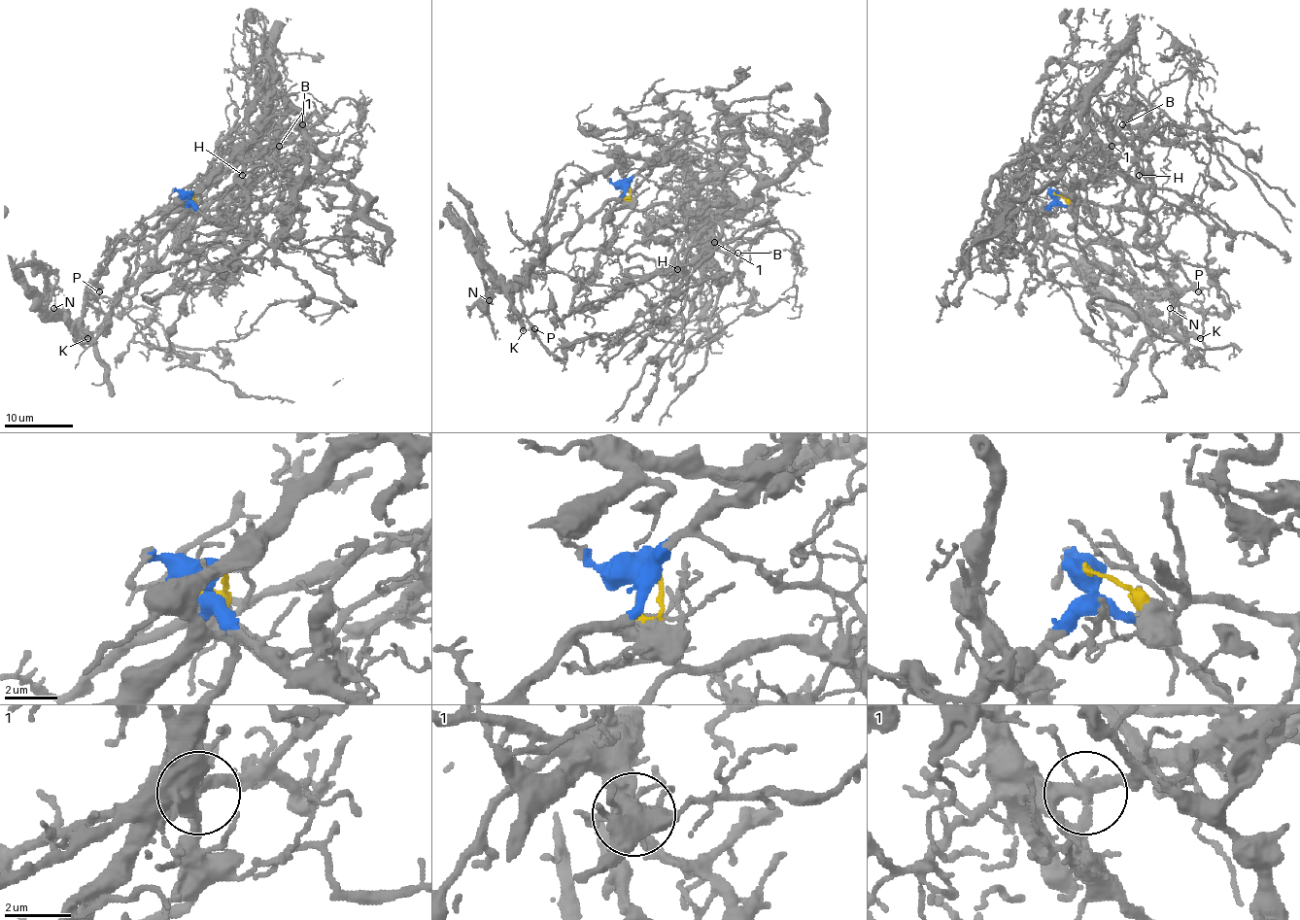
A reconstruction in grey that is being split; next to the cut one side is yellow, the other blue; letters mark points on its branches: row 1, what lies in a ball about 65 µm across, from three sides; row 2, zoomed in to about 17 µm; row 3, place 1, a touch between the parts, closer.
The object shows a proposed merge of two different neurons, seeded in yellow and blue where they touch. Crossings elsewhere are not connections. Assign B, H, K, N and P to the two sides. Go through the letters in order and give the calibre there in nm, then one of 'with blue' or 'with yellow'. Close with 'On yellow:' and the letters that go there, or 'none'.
B: calibre 160 nm; with yellow
H: calibre 110 nm; with yellow
K: calibre 480 nm; with blue
N: calibre 170 nm; with blue
P: calibre 140 nm; with blue
On yellow: B, H

